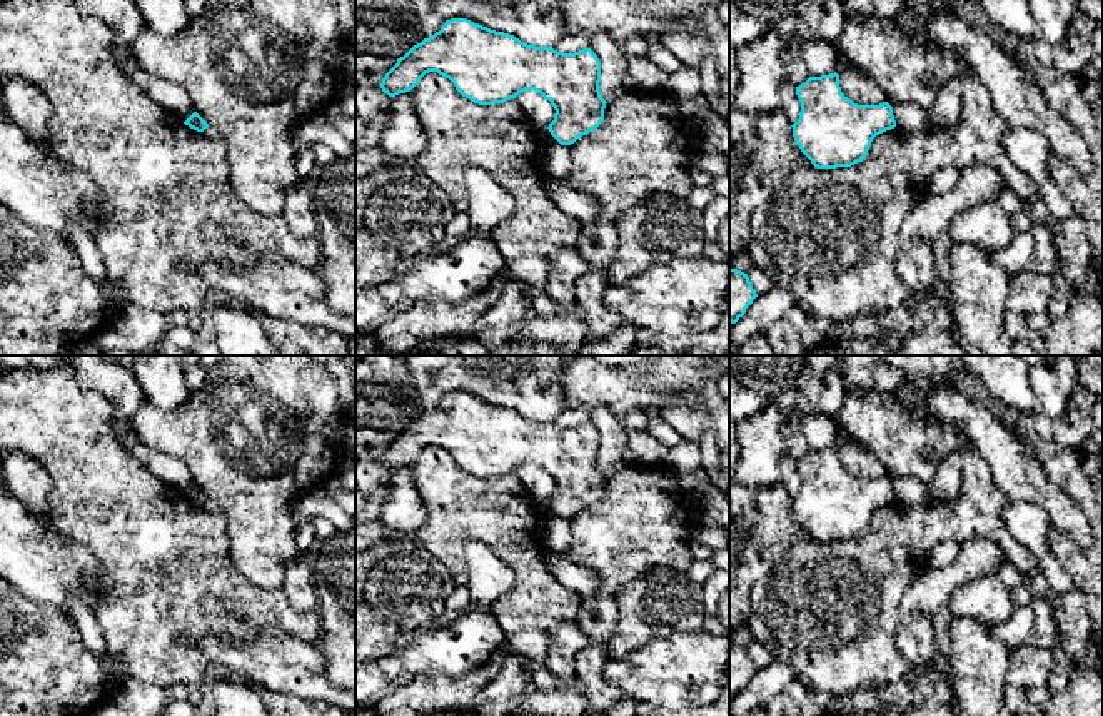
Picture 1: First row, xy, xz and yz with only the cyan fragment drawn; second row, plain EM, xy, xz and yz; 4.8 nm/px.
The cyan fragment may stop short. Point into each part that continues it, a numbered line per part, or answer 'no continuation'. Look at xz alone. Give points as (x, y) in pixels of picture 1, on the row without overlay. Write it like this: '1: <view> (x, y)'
no continuation

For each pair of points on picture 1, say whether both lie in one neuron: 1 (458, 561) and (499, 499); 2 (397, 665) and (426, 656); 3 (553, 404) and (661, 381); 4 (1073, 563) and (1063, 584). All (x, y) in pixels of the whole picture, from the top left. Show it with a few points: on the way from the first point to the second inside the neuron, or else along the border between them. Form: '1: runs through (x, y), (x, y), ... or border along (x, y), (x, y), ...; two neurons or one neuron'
1: runs through (458, 546), (458, 541), (484, 514); one neuron
2: runs through (404, 660), (419, 656); one neuron
3: border along (561, 373), (561, 396), (568, 406); two neurons
4: border along (1048, 541), (1053, 556), (1077, 586); two neurons

